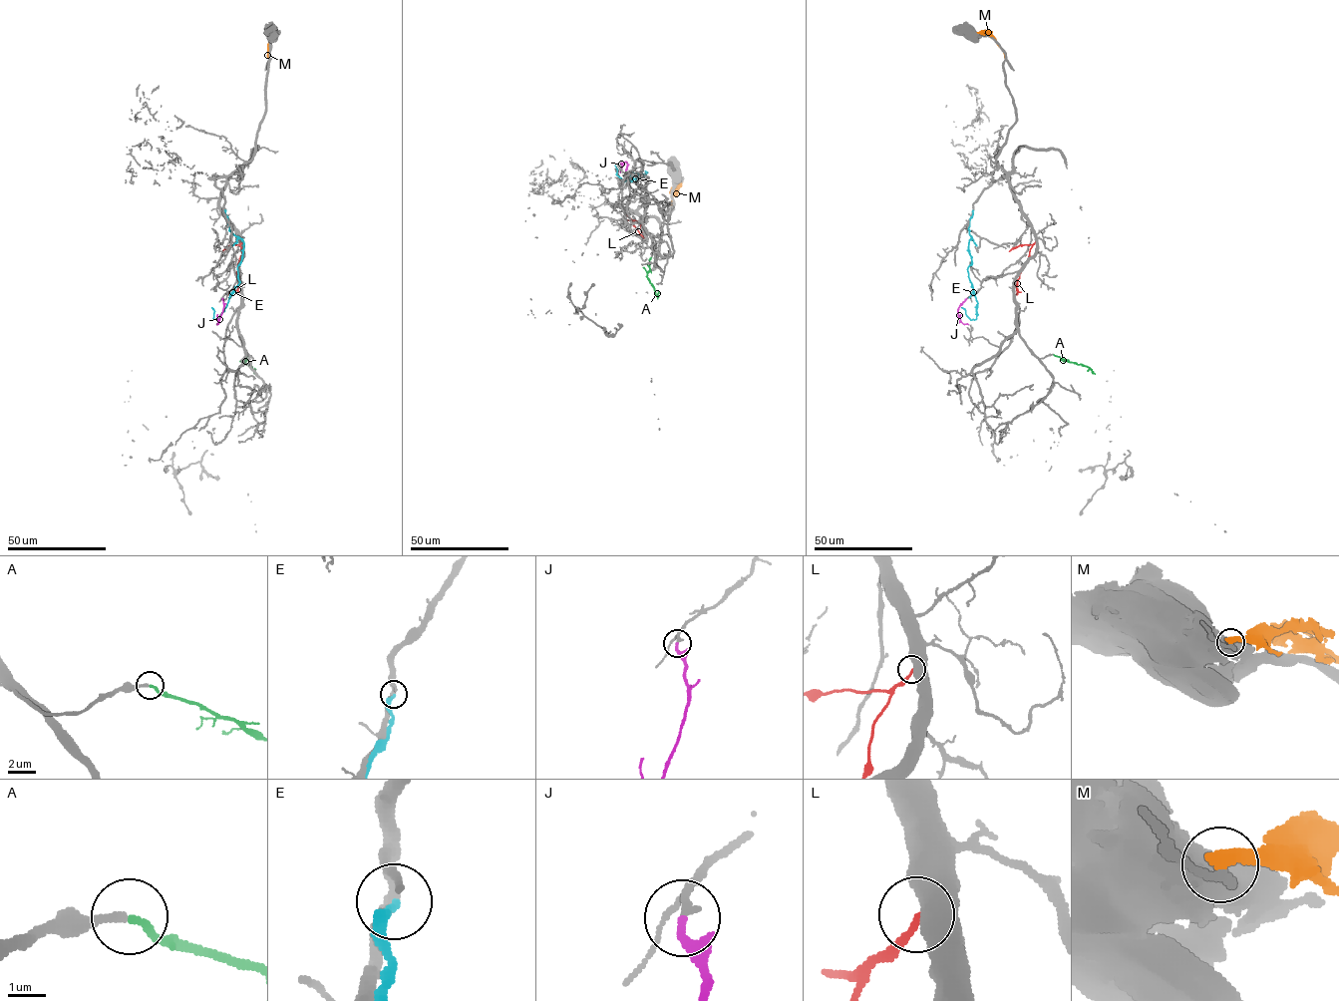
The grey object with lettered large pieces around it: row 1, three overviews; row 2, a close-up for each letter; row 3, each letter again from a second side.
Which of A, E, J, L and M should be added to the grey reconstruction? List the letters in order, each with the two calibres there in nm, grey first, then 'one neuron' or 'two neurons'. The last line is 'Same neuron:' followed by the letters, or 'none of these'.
A: 240/200 nm | one neuron
E: 320/240 nm | two neurons
J: 190/190 nm | one neuron
L: 750/170 nm | two neurons
M: 240/360 nm | two neurons
Same neuron: A, J

